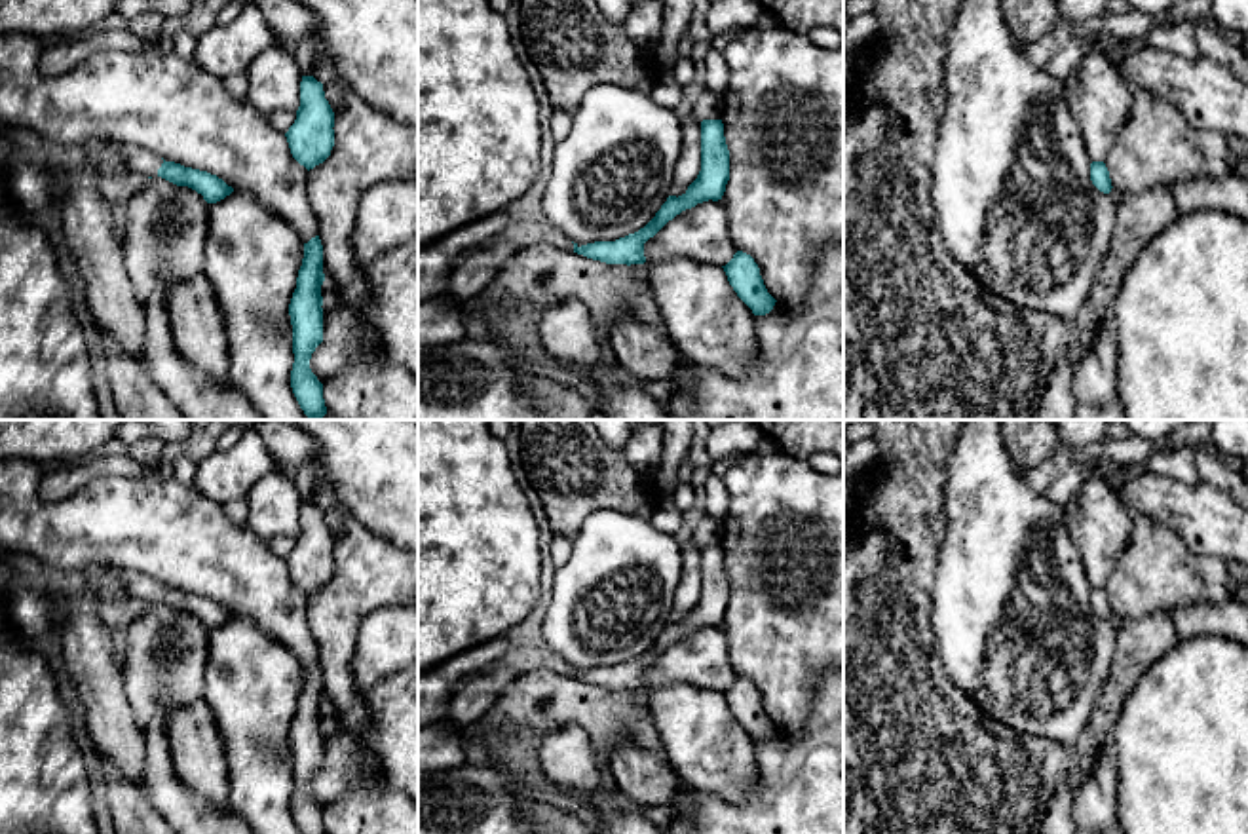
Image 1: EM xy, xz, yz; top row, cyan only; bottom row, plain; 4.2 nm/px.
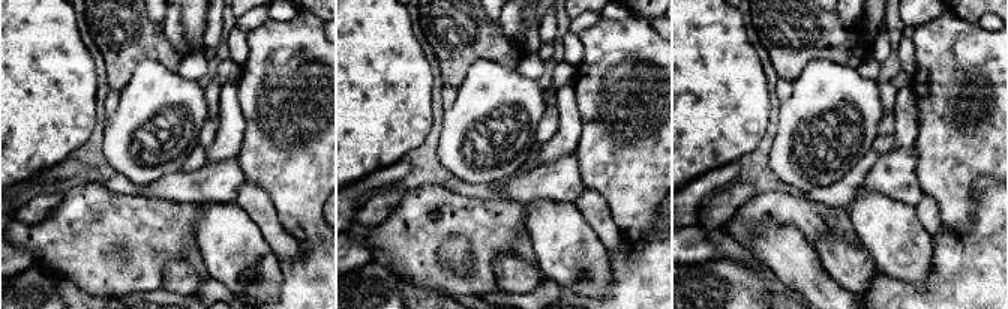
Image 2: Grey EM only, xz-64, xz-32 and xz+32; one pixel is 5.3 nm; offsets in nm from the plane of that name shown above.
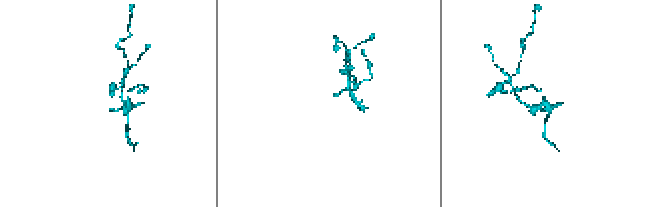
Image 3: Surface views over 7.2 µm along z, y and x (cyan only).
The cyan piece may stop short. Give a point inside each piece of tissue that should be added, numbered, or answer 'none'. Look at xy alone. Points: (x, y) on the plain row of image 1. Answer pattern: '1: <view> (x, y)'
1: xy (143, 587)

